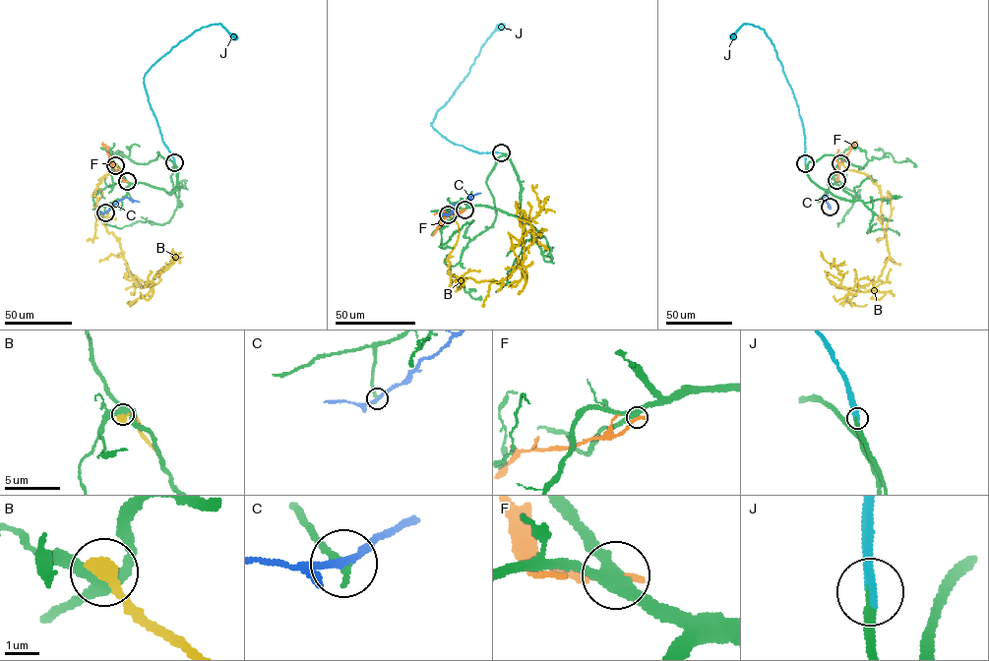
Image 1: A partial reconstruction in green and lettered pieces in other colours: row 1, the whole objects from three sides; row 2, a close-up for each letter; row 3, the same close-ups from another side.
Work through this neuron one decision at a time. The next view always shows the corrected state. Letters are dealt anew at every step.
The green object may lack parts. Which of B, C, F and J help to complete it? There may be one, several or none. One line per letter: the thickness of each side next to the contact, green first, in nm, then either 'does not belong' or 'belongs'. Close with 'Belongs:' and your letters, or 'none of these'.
B: calibres 360 and 500 nm; does not belong
C: calibres 240 and 180 nm; does not belong
F: calibres 380 and 320 nm; does not belong
J: calibres 240 and 280 nm; belongs
Belongs: J

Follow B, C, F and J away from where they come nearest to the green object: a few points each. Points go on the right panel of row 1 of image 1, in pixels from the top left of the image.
B: (839, 163), (867, 174), (879, 187), (889, 257), (870, 291), (861, 291), (841, 286), (843, 275), (821, 256)
C: (830, 208), (827, 195), (823, 201)
F: (836, 180), (838, 167), (857, 141)
J: (805, 163), (802, 119), (772, 40), (764, 30), (747, 24), (743, 24), (731, 39)

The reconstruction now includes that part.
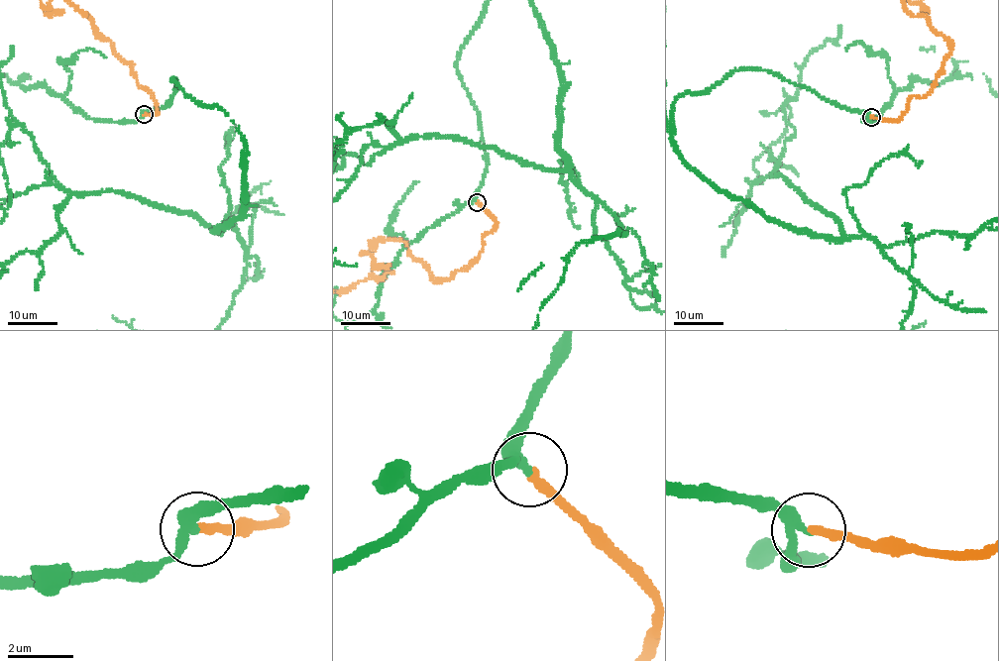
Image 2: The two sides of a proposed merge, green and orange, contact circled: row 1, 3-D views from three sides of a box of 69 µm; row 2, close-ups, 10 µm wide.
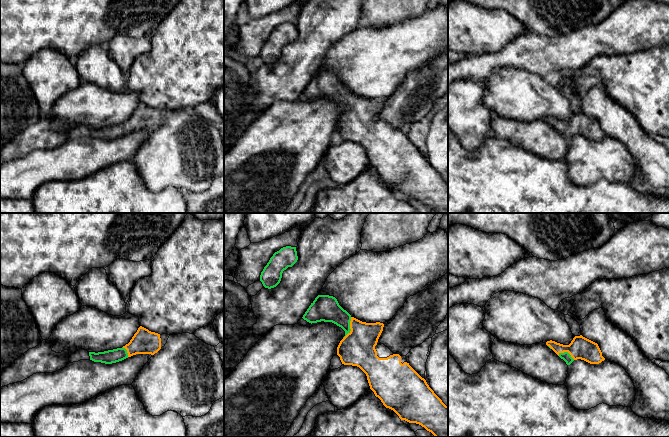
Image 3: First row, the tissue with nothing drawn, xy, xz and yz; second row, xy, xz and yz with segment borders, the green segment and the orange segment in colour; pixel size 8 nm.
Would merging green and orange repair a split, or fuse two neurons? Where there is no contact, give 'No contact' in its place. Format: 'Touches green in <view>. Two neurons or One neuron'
Touches green in xz. One neuron

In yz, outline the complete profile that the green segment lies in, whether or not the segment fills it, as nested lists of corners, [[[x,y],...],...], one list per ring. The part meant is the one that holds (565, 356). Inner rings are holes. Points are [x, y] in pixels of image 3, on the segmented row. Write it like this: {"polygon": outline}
{"polygon": [[[575,336],[569,345],[555,341],[547,341],[546,345],[552,349],[567,365],[574,360],[581,359],[590,364],[599,364],[605,360],[597,343],[580,336]]]}

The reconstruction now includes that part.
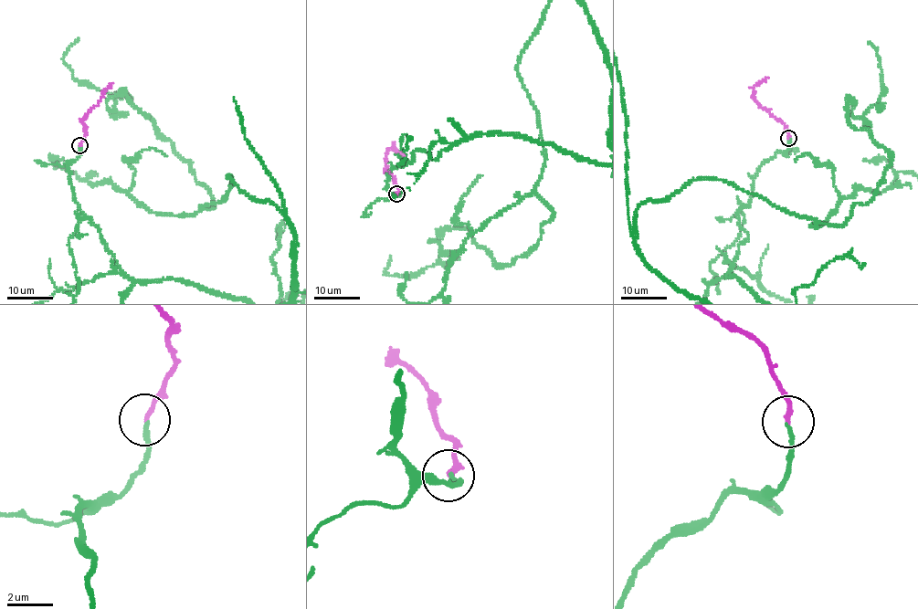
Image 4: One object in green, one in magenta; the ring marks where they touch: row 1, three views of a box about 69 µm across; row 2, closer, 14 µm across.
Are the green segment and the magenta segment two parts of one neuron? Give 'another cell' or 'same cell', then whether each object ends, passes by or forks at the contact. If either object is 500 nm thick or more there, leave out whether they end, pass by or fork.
same cell | green ends | magenta ends

